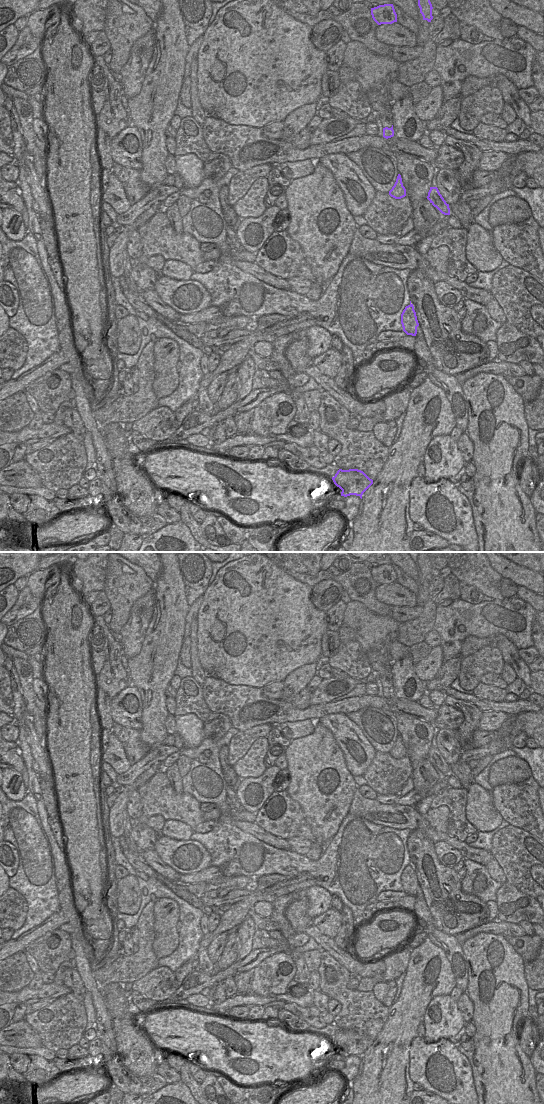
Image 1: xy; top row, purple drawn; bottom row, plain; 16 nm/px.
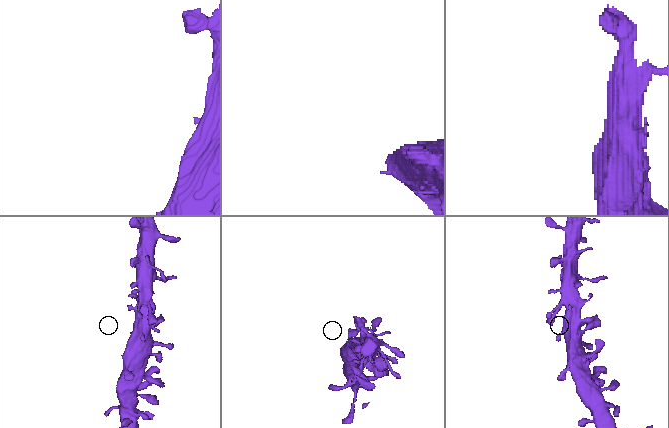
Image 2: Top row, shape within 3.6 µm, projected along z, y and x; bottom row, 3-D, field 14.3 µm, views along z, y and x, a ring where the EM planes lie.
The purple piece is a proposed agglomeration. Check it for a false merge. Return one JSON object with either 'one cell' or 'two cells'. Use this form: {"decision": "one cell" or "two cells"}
{"decision": "one cell"}

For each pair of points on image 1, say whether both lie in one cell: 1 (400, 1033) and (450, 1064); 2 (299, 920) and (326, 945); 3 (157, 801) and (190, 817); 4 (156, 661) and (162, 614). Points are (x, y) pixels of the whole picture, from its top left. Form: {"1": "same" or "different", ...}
{"1": "different", "2": "different", "3": "same", "4": "same"}

